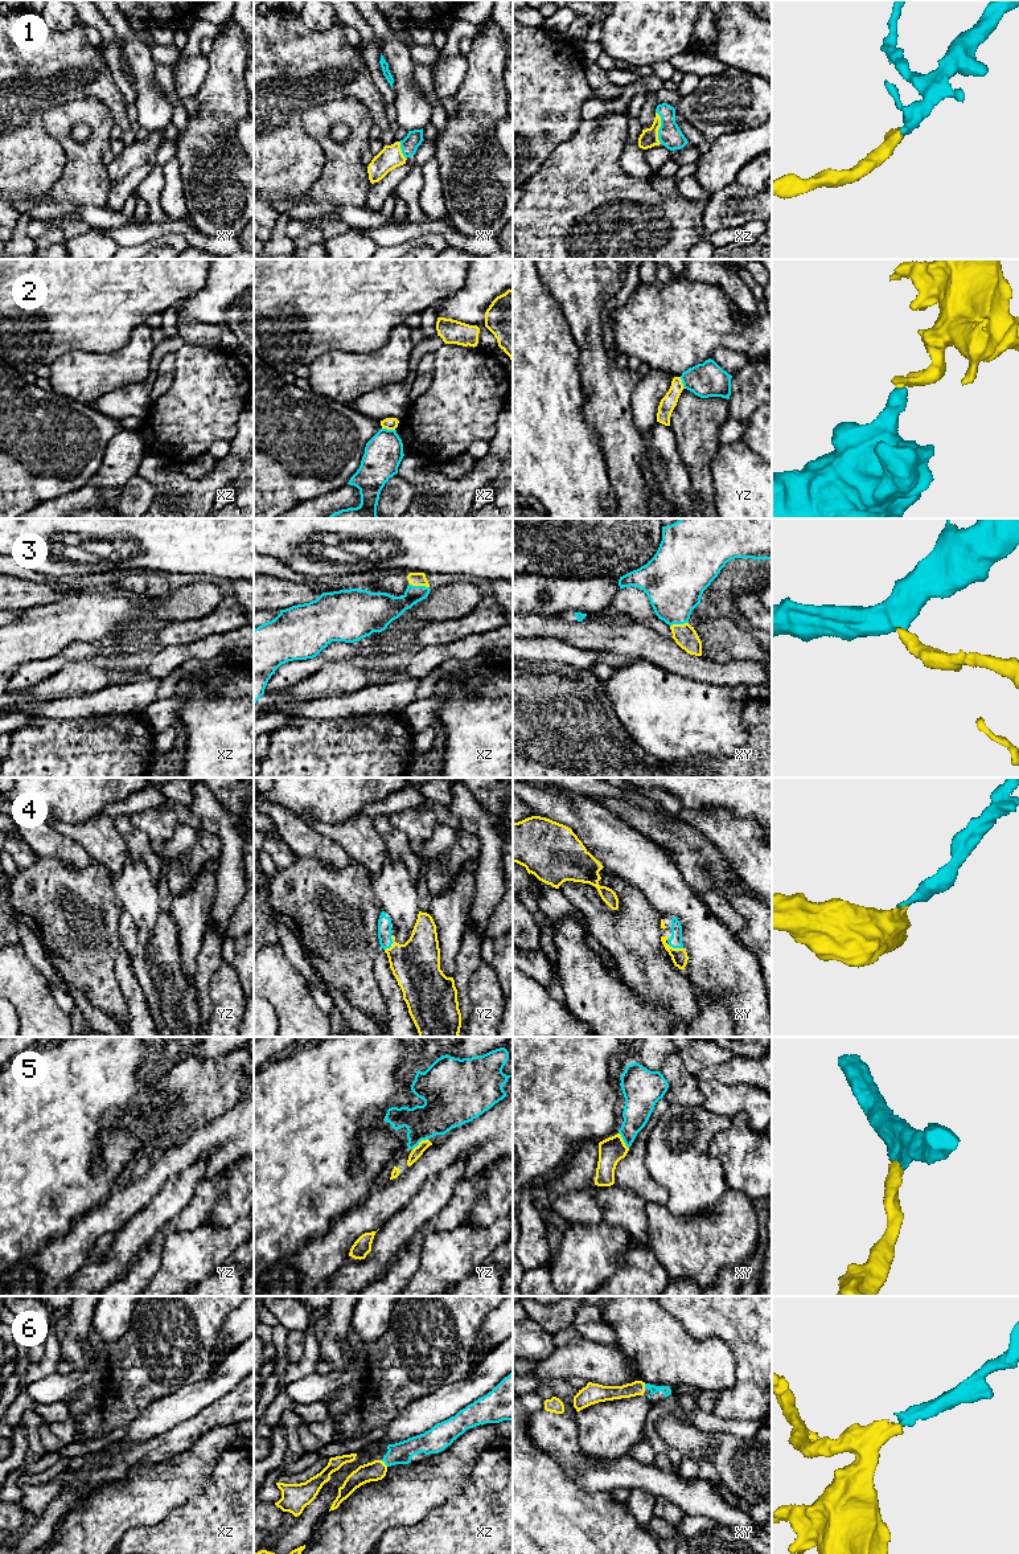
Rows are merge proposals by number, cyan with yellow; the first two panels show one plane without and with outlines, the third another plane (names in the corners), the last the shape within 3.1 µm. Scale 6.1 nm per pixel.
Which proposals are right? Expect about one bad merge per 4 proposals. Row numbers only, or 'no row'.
1, 3, 4, 5, 6

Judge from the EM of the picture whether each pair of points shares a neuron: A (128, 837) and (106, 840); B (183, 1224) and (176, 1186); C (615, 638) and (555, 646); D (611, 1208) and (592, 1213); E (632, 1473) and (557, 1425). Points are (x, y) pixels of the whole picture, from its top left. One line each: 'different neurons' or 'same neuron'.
A: different neurons
B: different neurons
C: different neurons
D: different neurons
E: same neuron

